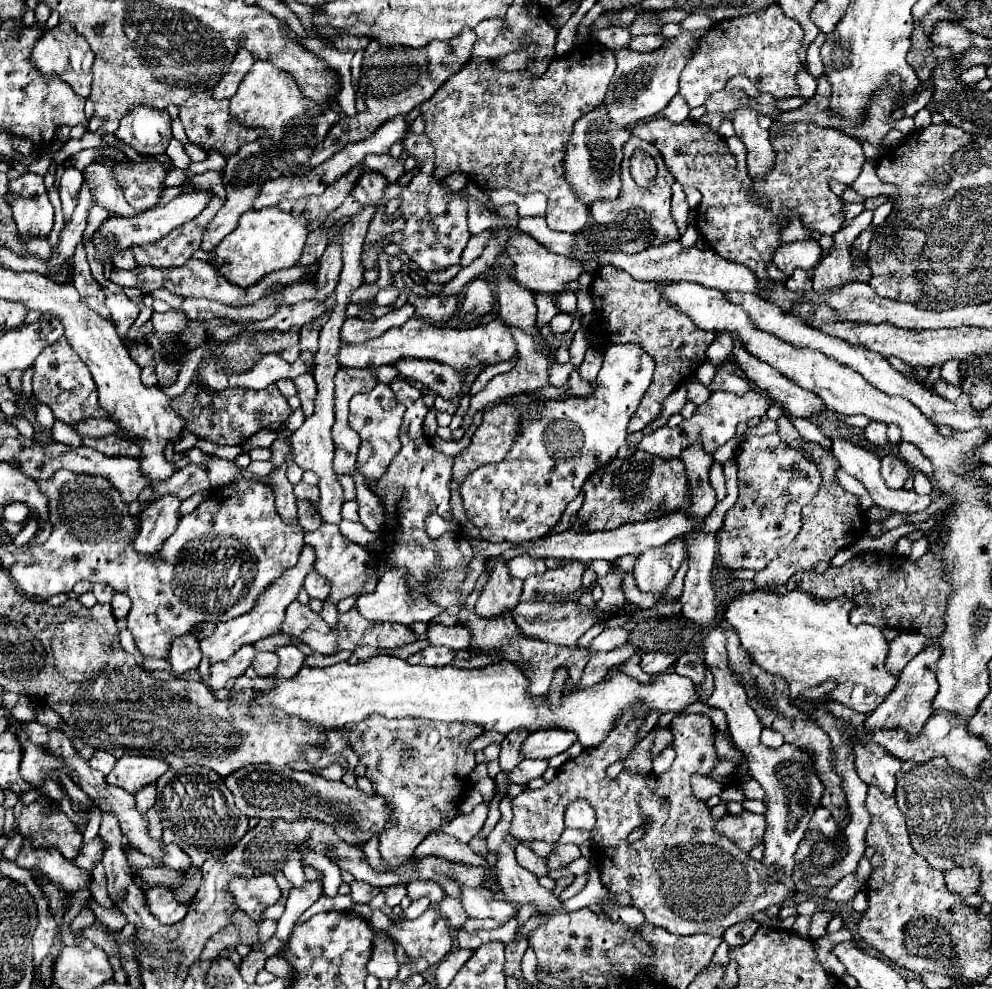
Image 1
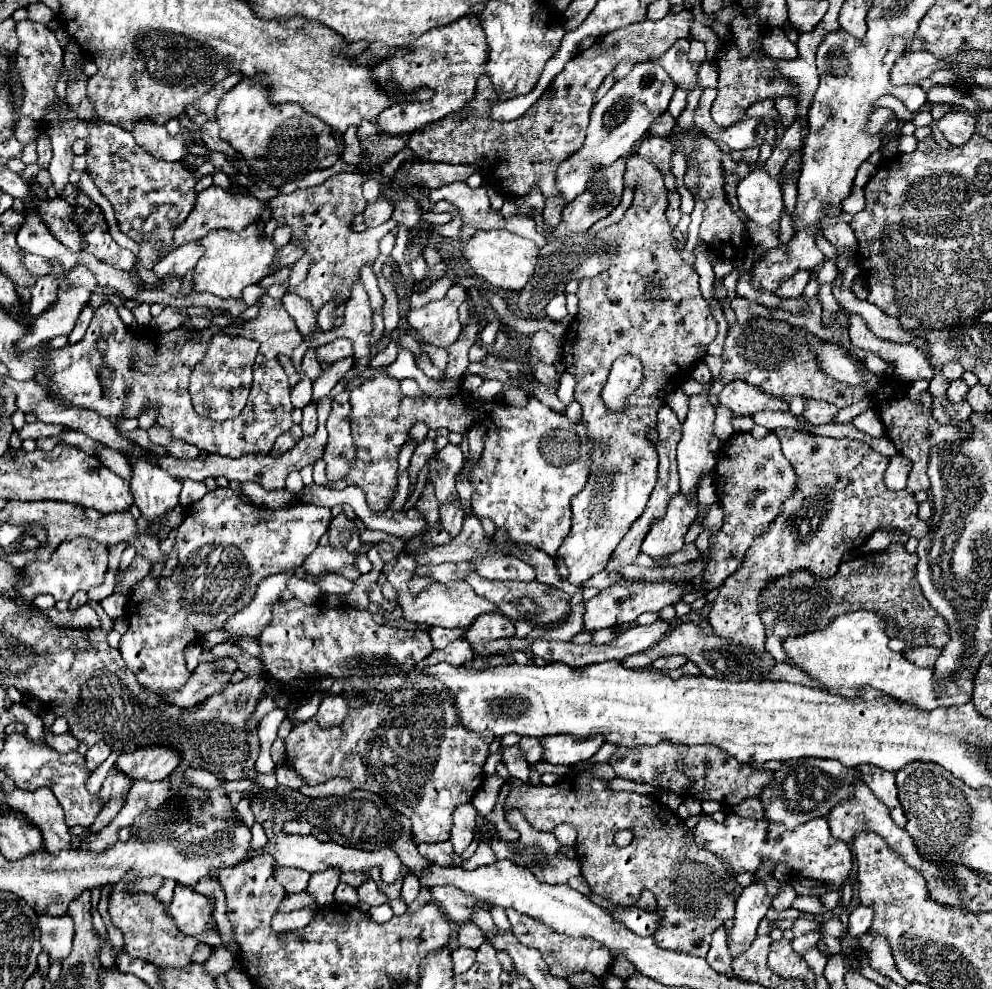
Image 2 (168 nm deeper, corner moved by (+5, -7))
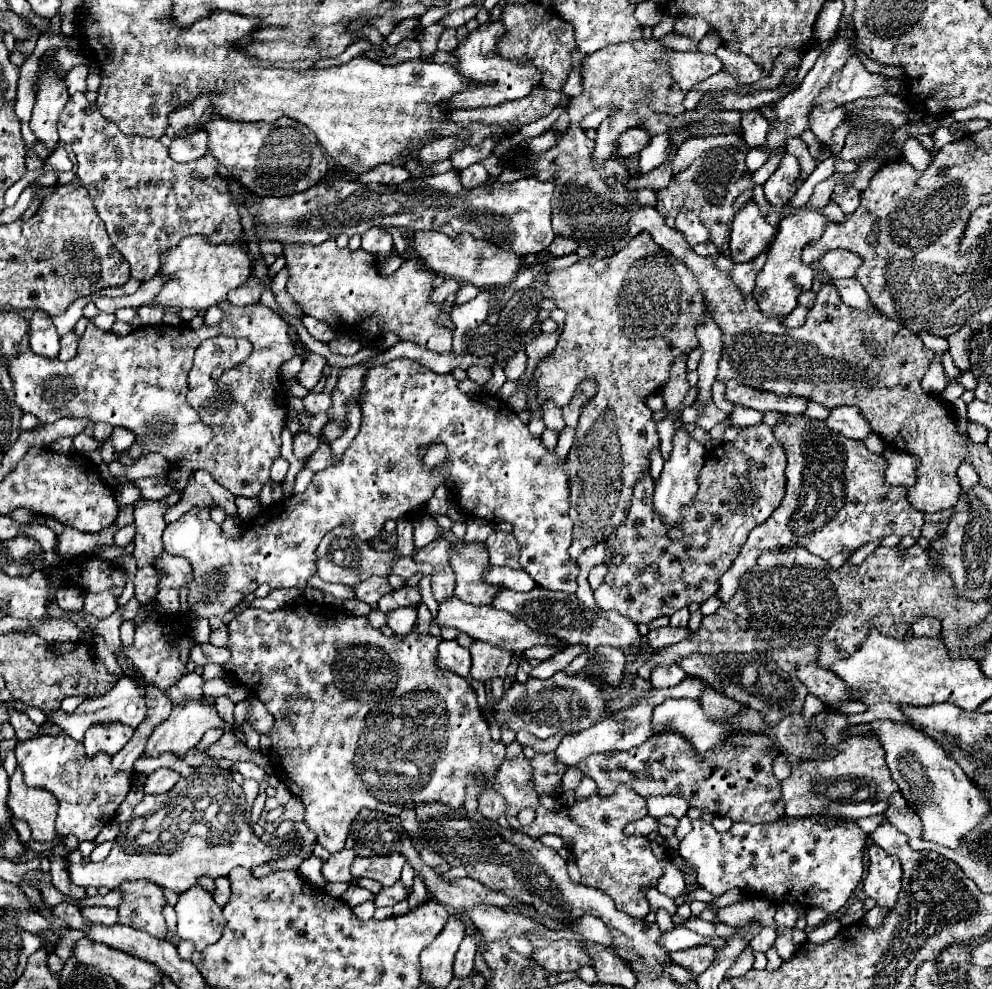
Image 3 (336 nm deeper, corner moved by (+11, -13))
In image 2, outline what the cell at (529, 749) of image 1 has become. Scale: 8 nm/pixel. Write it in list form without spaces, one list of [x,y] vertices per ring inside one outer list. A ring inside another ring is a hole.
[[[556,734],[554,738],[542,738],[546,762],[560,766],[574,766],[578,762],[590,760],[600,750],[602,744],[604,736],[600,734],[582,740],[570,734]]]

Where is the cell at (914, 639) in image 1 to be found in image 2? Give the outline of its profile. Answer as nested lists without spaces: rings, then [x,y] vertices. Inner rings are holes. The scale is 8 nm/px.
[[[926,646],[926,648],[906,648],[904,652],[918,666],[934,666],[936,658],[940,656],[940,648],[934,648],[934,646]]]

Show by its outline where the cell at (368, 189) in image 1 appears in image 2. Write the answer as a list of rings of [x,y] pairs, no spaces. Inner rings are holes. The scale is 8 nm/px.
[[[382,198],[382,202],[374,202],[368,204],[364,210],[364,222],[366,226],[380,226],[386,220],[390,220],[394,206],[390,202],[386,202],[386,198]]]

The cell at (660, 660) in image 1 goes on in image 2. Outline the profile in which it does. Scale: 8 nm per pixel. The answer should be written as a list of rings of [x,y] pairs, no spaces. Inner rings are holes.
[[[664,656],[664,658],[658,658],[652,664],[652,668],[654,670],[664,670],[664,668],[674,670],[674,668],[682,668],[686,662],[688,662],[688,658],[684,658],[684,656]]]

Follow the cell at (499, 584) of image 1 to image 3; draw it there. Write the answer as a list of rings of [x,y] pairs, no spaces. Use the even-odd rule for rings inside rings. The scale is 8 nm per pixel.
[[[474,640],[470,646],[470,654],[472,654],[472,670],[470,676],[486,682],[490,678],[506,678],[506,668],[512,660],[512,654],[506,648],[482,642],[482,640]]]

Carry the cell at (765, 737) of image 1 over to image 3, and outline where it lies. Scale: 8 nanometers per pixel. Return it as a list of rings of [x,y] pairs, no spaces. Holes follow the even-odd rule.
[[[780,756],[780,758],[776,758],[774,764],[772,764],[772,772],[774,772],[774,776],[776,776],[778,780],[784,780],[784,778],[790,774],[790,764],[784,764],[784,762],[786,762],[786,758]]]

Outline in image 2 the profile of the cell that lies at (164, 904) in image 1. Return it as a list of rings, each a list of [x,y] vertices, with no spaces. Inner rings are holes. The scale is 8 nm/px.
[[[176,886],[174,888],[174,900],[168,906],[170,916],[174,918],[176,926],[186,936],[198,938],[198,942],[204,942],[212,948],[222,944],[220,932],[216,928],[216,922],[212,918],[212,902],[208,896],[198,894],[190,886]],[[210,924],[214,924],[210,928]]]

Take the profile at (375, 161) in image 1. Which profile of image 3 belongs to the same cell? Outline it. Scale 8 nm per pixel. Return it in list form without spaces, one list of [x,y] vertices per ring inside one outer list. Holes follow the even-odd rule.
[[[472,164],[466,170],[458,172],[458,176],[460,176],[460,184],[464,188],[476,188],[478,184],[482,184],[488,178],[488,172],[482,164]]]

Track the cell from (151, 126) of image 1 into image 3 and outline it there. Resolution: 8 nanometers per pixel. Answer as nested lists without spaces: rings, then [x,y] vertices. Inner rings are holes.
[[[190,132],[188,136],[176,136],[170,144],[170,156],[176,162],[194,162],[202,158],[208,148],[206,148],[206,132]]]

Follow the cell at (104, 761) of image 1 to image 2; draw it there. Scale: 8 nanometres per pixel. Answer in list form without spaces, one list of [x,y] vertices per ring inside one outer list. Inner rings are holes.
[[[96,742],[94,746],[90,746],[90,750],[84,756],[88,770],[96,770],[110,756],[110,752],[112,752],[112,748],[106,742]]]

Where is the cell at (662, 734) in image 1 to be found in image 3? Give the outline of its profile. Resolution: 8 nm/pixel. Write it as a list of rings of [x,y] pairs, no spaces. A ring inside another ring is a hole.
[[[662,732],[648,738],[644,744],[626,752],[592,754],[578,764],[590,776],[600,796],[612,796],[618,786],[630,786],[638,796],[682,796],[690,806],[702,812],[732,818],[734,822],[762,824],[776,822],[784,816],[784,802],[780,782],[772,776],[772,760],[778,750],[766,736],[748,736],[736,732],[732,740],[724,742],[706,754],[696,754],[694,748],[676,732]]]

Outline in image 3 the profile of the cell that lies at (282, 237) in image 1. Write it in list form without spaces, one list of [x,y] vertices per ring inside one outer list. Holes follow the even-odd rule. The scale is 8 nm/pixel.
[[[186,236],[176,248],[172,248],[172,252],[168,250],[164,254],[160,272],[176,278],[168,280],[162,292],[156,296],[154,302],[158,306],[206,310],[208,306],[224,302],[230,290],[248,282],[252,276],[252,258],[244,244],[208,244],[204,236]]]

